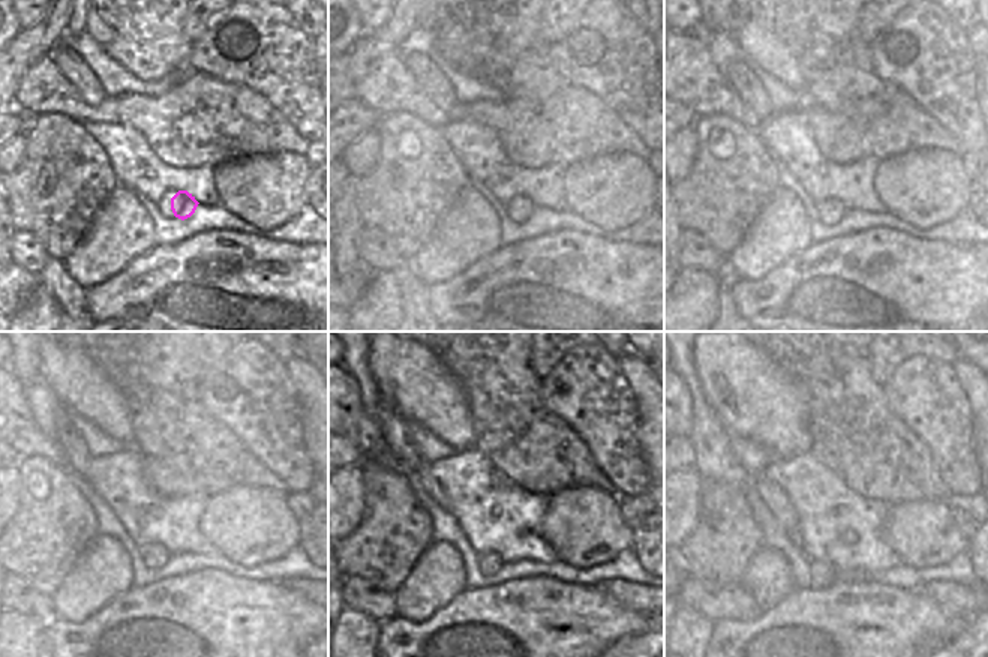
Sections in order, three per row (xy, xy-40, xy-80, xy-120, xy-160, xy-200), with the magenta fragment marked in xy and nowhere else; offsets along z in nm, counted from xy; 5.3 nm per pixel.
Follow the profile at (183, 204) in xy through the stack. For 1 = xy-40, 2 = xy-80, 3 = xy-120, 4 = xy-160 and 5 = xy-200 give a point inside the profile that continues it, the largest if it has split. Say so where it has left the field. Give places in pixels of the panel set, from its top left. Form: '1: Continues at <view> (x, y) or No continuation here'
1: Continues at xy-40 (517, 209)
2: Continues at xy-80 (828, 212)
3: Continues at xy-120 (153, 555)
4: Continues at xy-160 (489, 564)
5: Continues at xy-200 (822, 573)

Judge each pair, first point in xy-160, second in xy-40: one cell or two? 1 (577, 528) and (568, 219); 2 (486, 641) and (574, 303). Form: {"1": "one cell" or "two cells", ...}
{"1": "two cells", "2": "one cell"}

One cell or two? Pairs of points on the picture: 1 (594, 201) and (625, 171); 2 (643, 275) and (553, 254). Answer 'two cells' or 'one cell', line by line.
1: one cell
2: one cell

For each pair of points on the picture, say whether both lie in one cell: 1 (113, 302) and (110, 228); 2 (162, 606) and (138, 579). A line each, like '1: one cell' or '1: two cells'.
1: two cells
2: two cells

